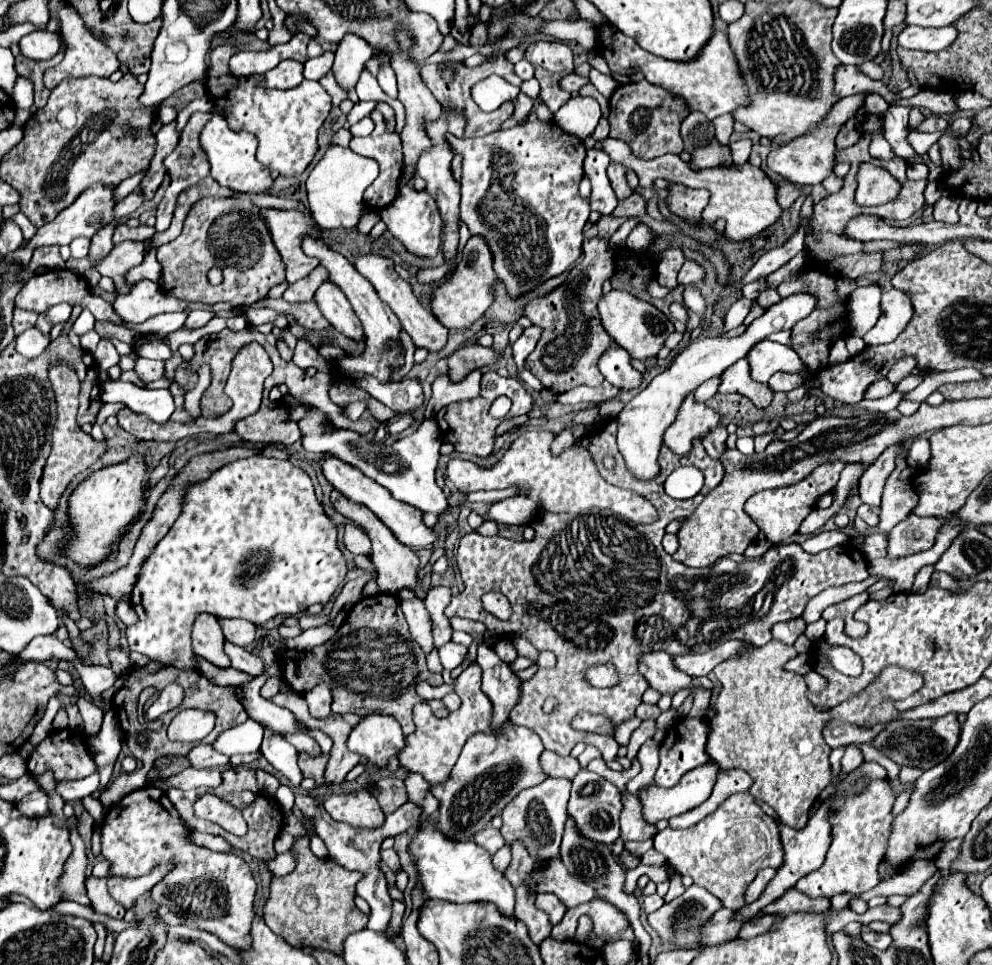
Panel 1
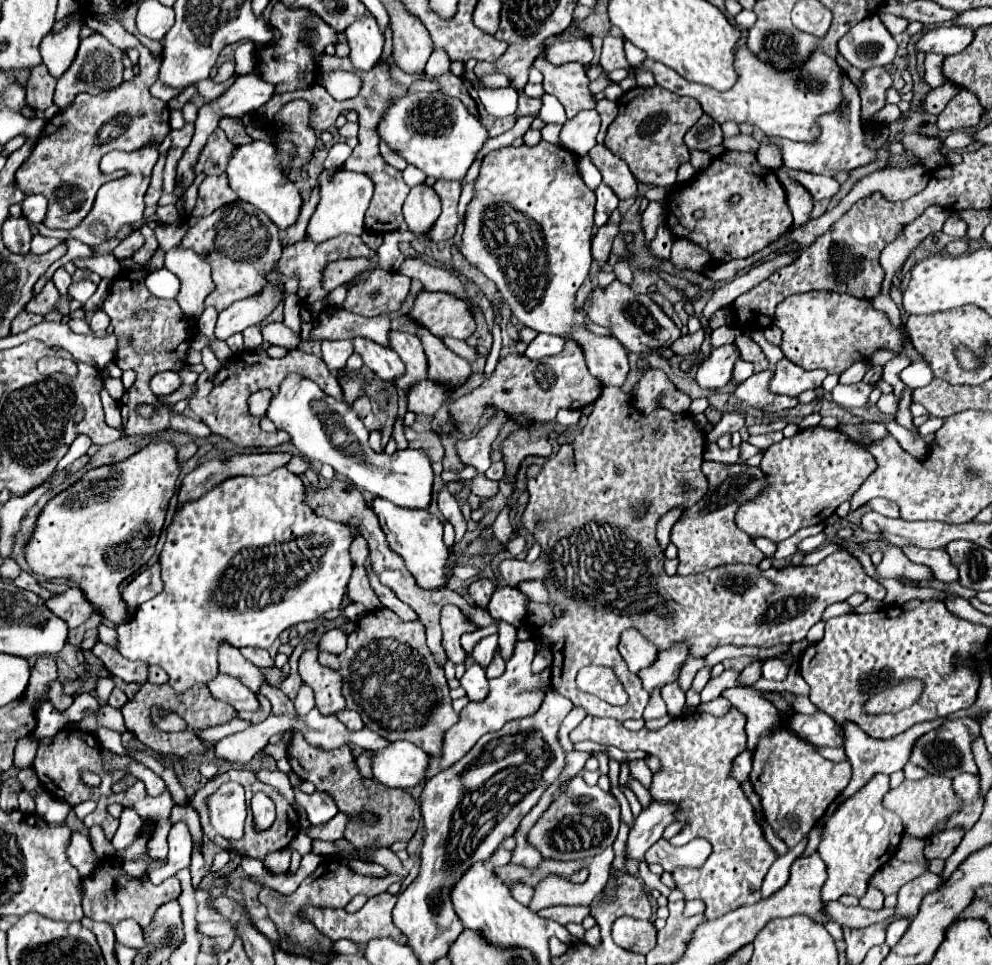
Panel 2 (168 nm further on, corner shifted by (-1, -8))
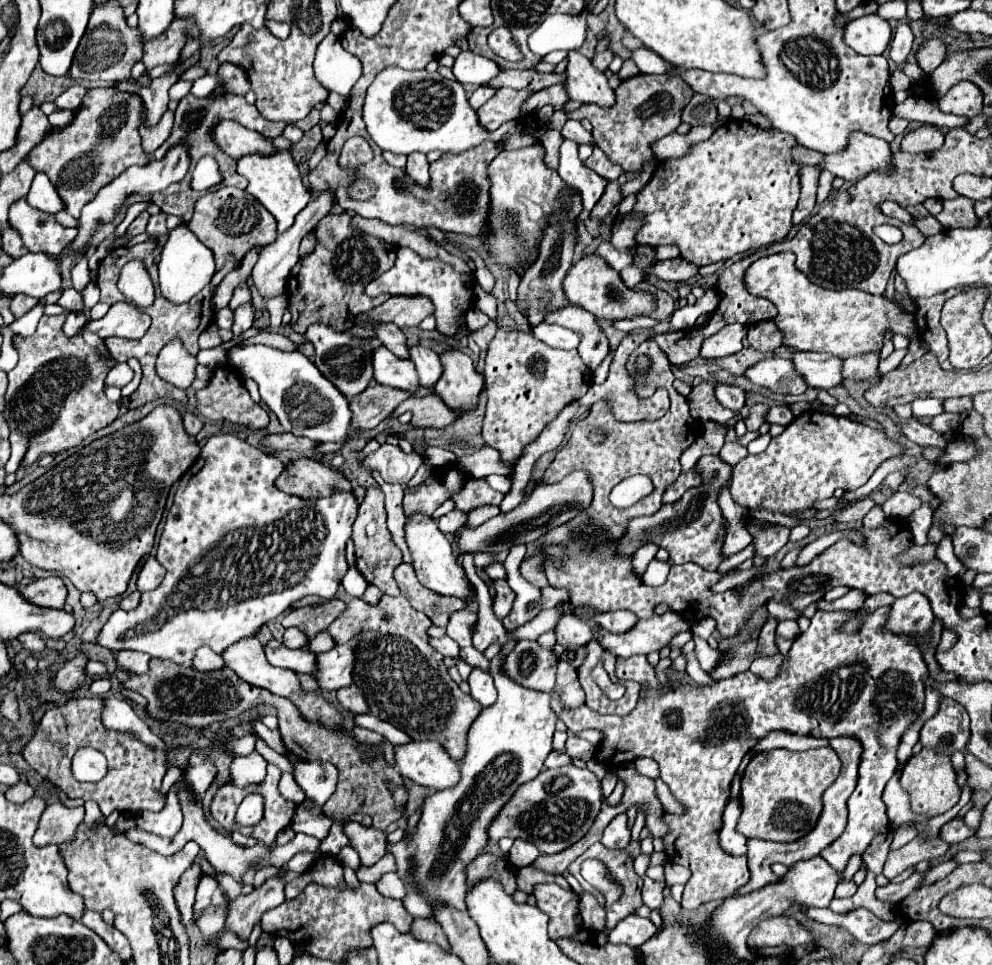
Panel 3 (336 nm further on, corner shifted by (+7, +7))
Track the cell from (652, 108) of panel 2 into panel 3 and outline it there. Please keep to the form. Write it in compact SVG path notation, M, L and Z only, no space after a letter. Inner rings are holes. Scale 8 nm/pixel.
M640 73L636 77L630 77L622 81L622 85L614 91L616 103L612 107L600 107L600 105L582 105L576 111L568 113L568 119L590 119L592 123L592 137L596 145L624 171L640 173L644 167L644 161L656 159L652 145L674 133L680 125L682 109L692 99L694 91L680 79L672 79L668 75L648 75Z

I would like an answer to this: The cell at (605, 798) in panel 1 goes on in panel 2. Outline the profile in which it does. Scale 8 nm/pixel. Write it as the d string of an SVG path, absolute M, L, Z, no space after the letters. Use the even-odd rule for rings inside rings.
M580 776L572 778L568 788L560 794L560 800L552 802L548 810L528 832L528 844L532 844L544 858L550 860L578 860L592 858L604 848L612 846L620 824L620 804L598 786L588 786Z

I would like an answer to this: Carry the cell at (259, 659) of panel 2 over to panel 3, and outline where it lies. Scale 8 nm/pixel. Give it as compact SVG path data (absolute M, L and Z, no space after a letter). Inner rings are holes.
M264 645L264 653L266 653L266 659L276 667L302 671L302 673L314 673L314 669L316 669L316 661L314 661L312 651L286 649L284 645L280 645L276 649L270 649L268 645Z

